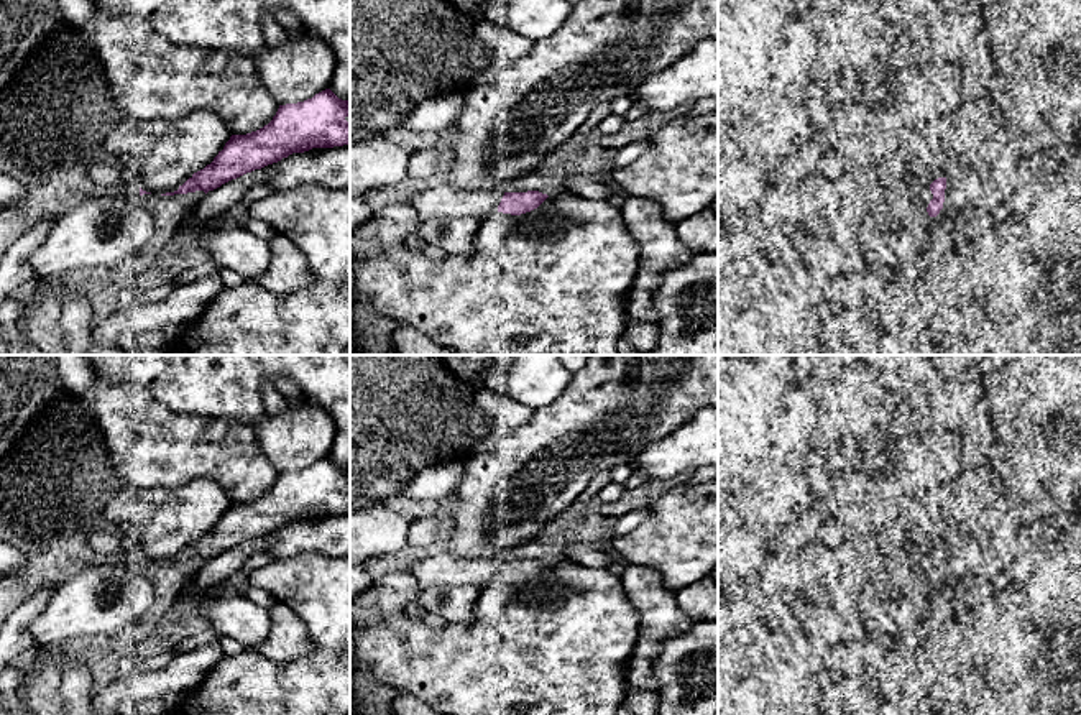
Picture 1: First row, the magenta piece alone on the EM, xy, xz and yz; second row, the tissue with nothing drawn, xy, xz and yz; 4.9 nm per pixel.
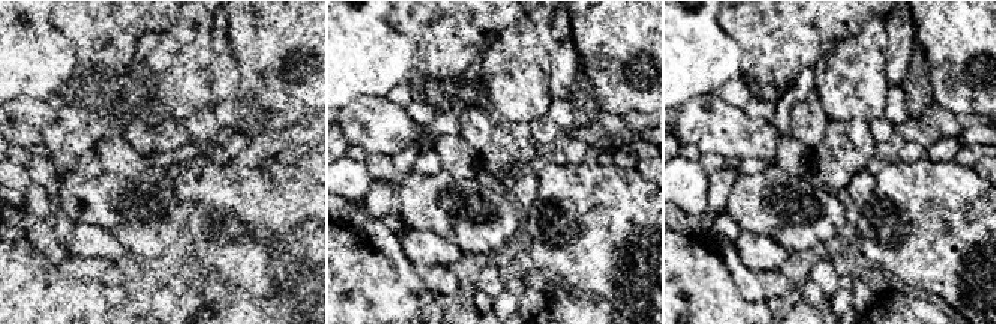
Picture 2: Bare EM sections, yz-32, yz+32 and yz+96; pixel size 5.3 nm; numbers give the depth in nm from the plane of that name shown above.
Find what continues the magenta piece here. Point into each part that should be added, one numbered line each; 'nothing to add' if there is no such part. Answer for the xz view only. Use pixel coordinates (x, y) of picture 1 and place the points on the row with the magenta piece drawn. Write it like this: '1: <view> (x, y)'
1: xz (439, 201)

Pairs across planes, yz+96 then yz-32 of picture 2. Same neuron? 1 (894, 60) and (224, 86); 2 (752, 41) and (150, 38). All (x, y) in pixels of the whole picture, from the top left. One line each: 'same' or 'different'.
1: same
2: different

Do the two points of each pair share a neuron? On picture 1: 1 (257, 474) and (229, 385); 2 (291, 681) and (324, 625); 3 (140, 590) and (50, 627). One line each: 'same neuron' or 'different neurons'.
1: different neurons
2: same neuron
3: same neuron

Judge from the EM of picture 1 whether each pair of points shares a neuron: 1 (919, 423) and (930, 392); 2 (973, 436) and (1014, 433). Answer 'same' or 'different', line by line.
1: same
2: different

